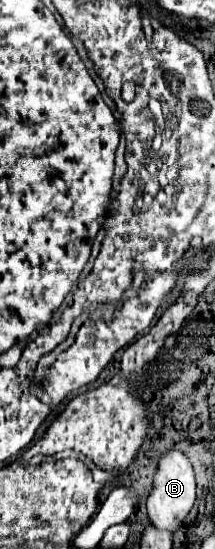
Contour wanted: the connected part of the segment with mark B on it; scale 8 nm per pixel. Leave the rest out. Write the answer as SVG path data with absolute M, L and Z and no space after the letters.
M171 449L159 459L159 465L157 465L157 471L155 471L155 477L153 477L153 487L151 487L151 493L147 497L149 519L159 529L175 531L175 529L181 527L181 523L187 517L187 513L193 507L193 503L195 503L193 467L191 467L189 459L181 451Z

